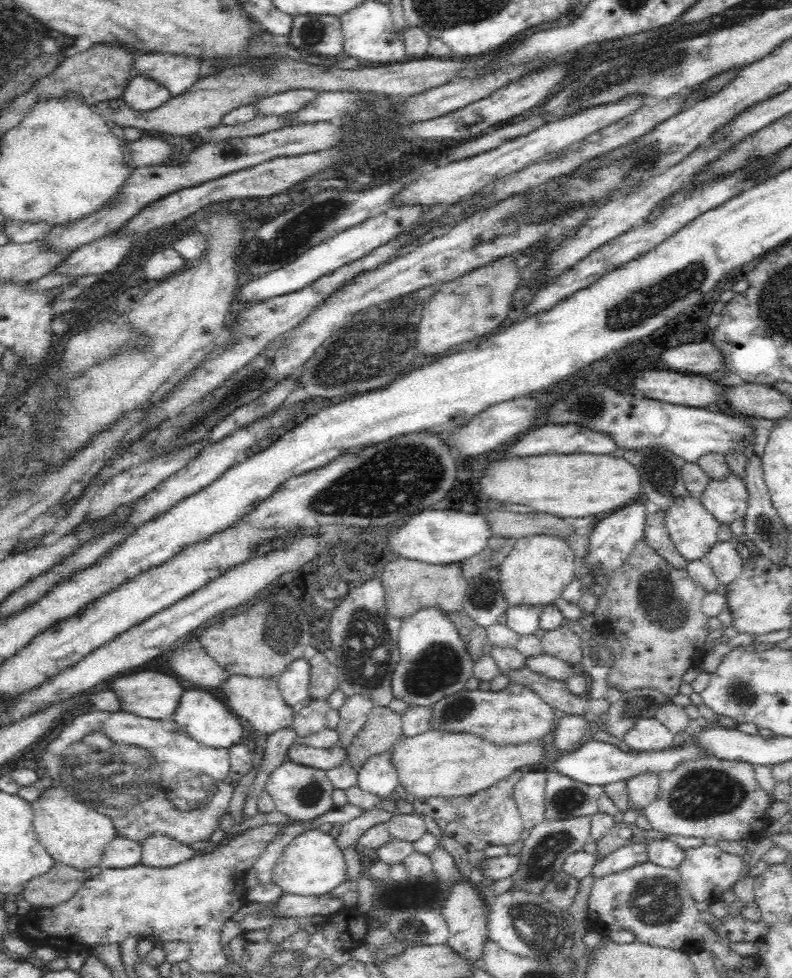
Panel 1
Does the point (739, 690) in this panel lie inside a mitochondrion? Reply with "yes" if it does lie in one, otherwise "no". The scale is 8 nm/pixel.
yes

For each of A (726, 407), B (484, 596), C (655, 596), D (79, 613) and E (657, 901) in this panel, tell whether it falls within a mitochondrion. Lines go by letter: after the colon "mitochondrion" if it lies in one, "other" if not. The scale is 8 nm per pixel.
A: other
B: mitochondrion
C: mitochondrion
D: other
E: mitochondrion

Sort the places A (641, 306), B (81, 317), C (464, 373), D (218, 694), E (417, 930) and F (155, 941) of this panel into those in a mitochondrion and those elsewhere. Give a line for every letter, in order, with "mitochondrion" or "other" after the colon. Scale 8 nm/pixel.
A: mitochondrion
B: other
C: other
D: other
E: mitochondrion
F: other

